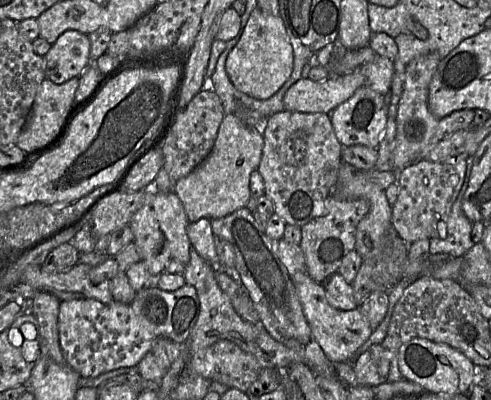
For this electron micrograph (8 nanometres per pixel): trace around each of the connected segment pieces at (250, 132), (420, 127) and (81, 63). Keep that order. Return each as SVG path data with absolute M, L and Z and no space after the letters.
M235 113L224 115L209 155L173 187L189 222L224 217L246 207L251 195L250 175L259 166L263 145L263 137L256 128L245 124Z
M433 52L414 58L406 66L403 92L397 108L395 146L392 157L392 169L396 173L415 161L425 158L445 137L460 130L469 130L473 125L474 110L454 111L440 119L429 110L429 85L441 60L443 59Z
M66 30L51 44L44 58L44 73L55 84L79 77L90 61L88 35Z

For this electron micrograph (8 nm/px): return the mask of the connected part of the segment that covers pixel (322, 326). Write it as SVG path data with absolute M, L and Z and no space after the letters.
M306 271L292 276L305 318L312 334L331 363L355 359L360 347L372 334L372 328L361 309L342 311L332 307L326 298L325 287L312 279Z

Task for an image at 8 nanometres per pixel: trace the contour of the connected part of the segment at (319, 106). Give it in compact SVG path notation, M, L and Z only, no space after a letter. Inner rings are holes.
M360 69L339 77L330 74L329 79L324 82L301 77L285 94L284 109L301 113L329 114L364 85L365 76Z

